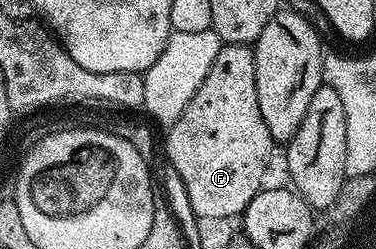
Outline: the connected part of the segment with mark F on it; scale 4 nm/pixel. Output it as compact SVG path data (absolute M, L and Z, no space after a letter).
M223 44L220 55L184 115L169 126L165 160L184 179L188 203L198 218L219 215L237 218L246 212L248 203L264 187L270 152L276 149L270 128L260 115L256 99L254 50L249 45Z

